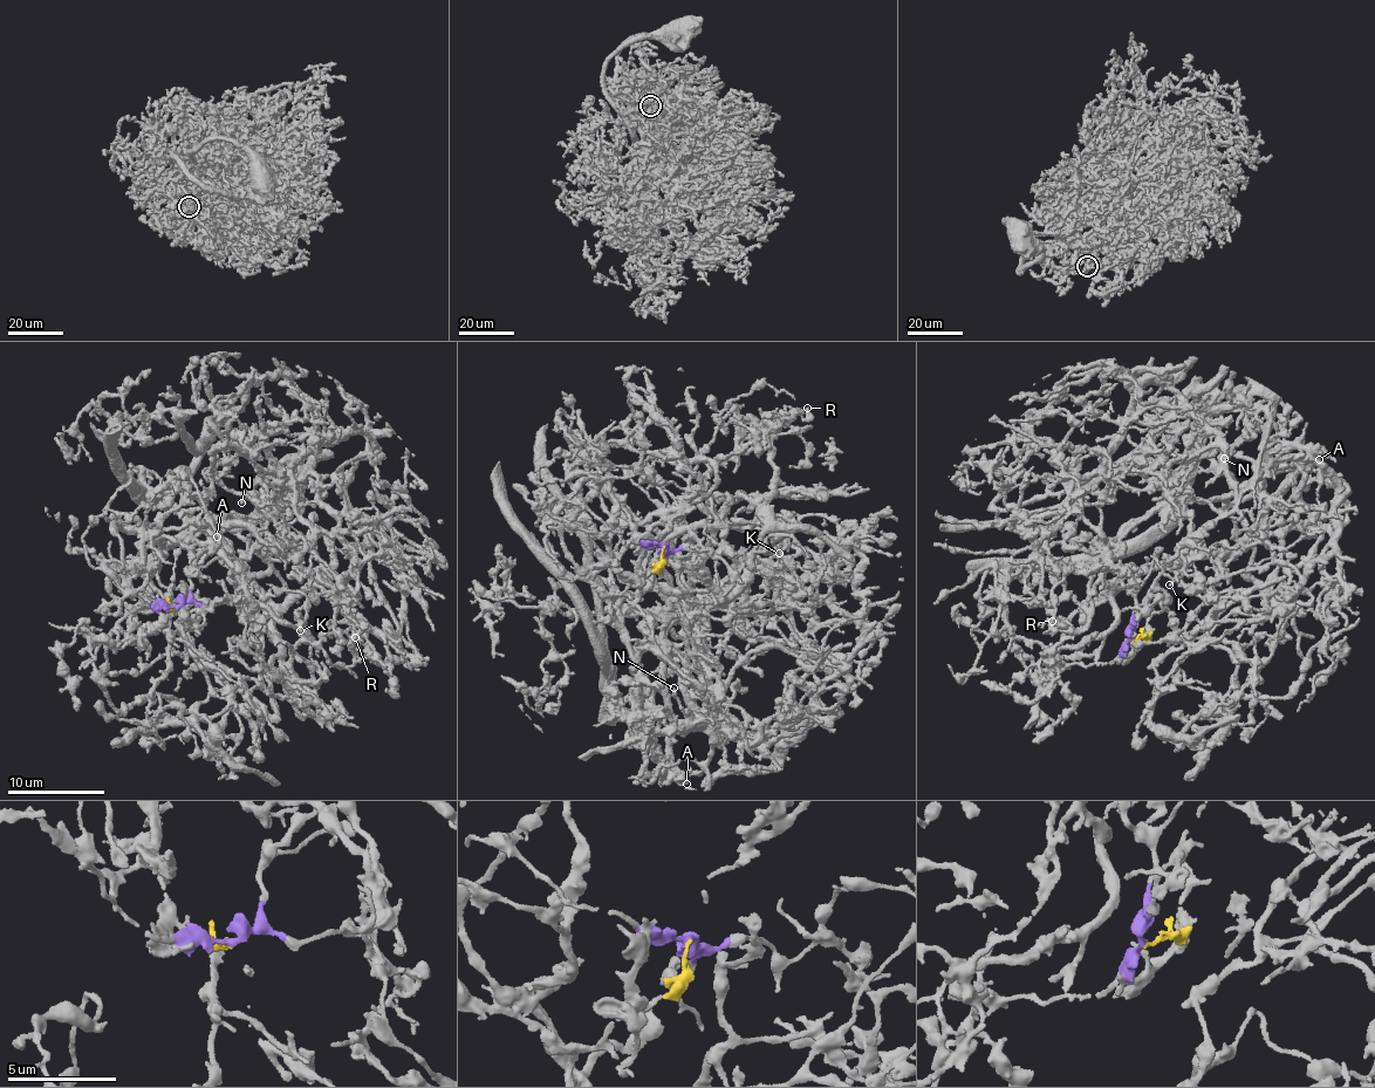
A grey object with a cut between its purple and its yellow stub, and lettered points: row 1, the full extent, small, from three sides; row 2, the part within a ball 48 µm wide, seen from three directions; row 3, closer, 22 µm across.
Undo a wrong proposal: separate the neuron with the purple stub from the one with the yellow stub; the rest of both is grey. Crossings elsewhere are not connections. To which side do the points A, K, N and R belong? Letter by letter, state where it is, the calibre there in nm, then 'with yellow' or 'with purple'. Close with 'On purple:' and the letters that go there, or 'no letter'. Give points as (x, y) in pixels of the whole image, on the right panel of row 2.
A: at (1319, 459); 500 nm thick; with yellow
K: at (1169, 584); 170 nm thick; with purple
N: at (1224, 458); 200 nm thick; with purple
R: at (1052, 621); 200 nm thick; with purple
On purple: K, N, R

